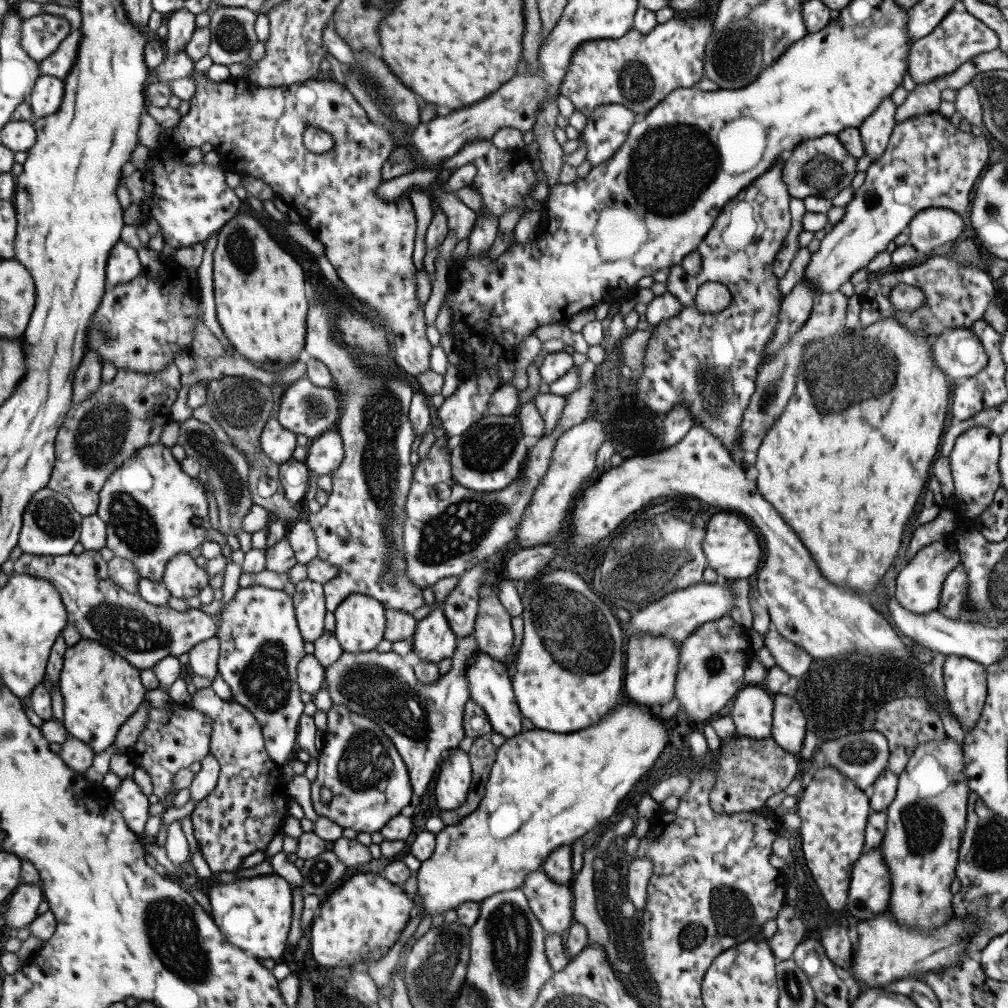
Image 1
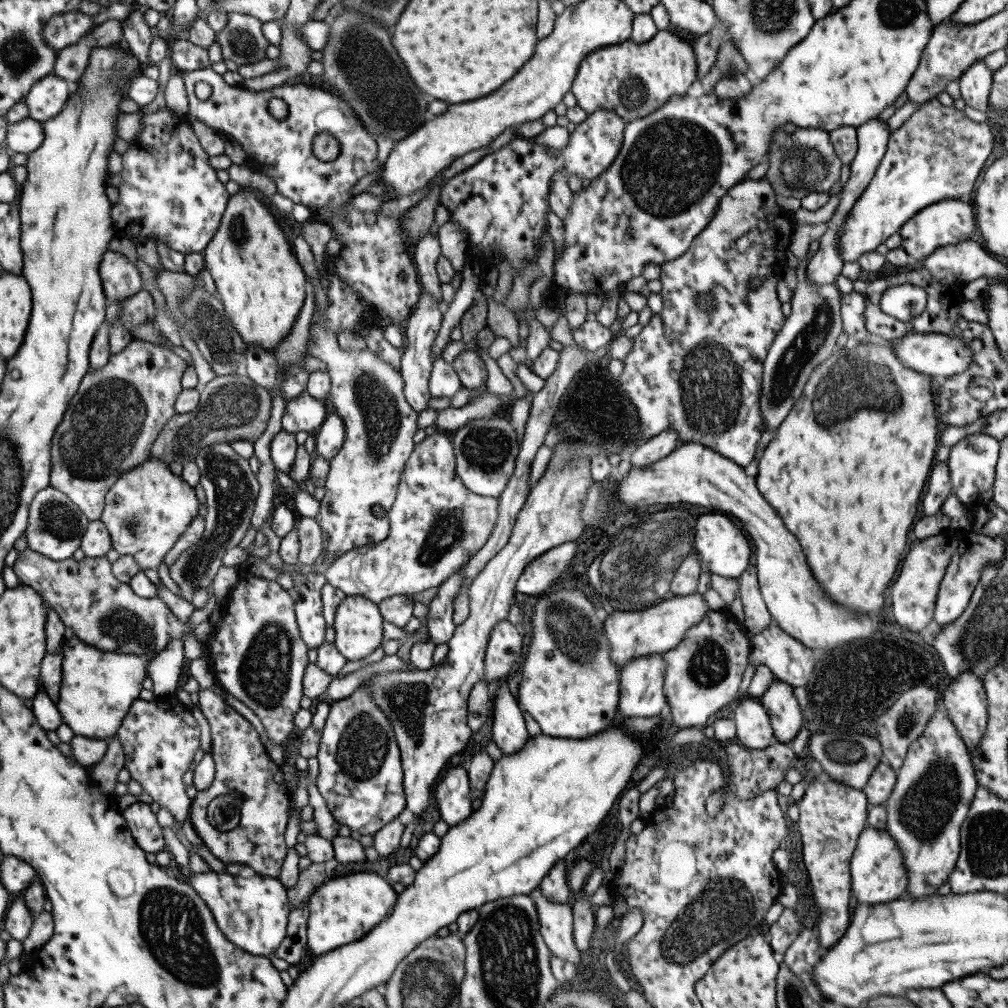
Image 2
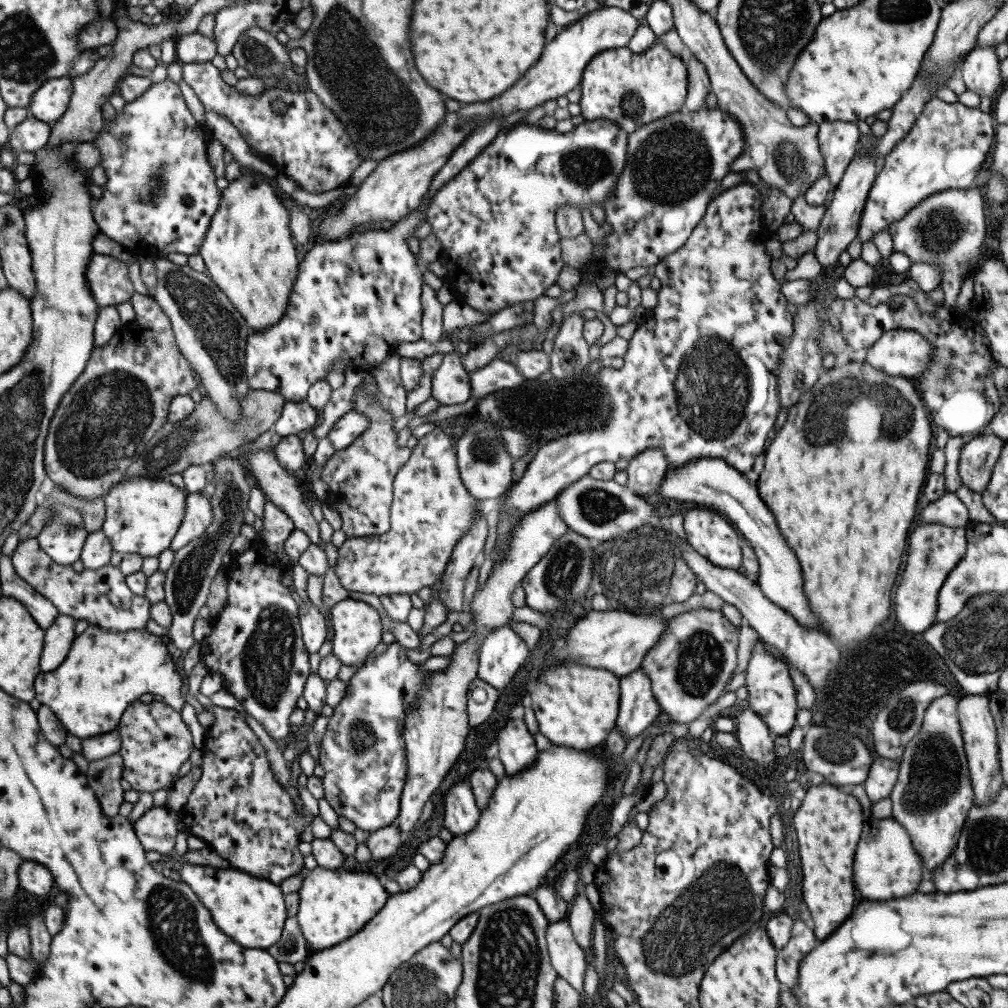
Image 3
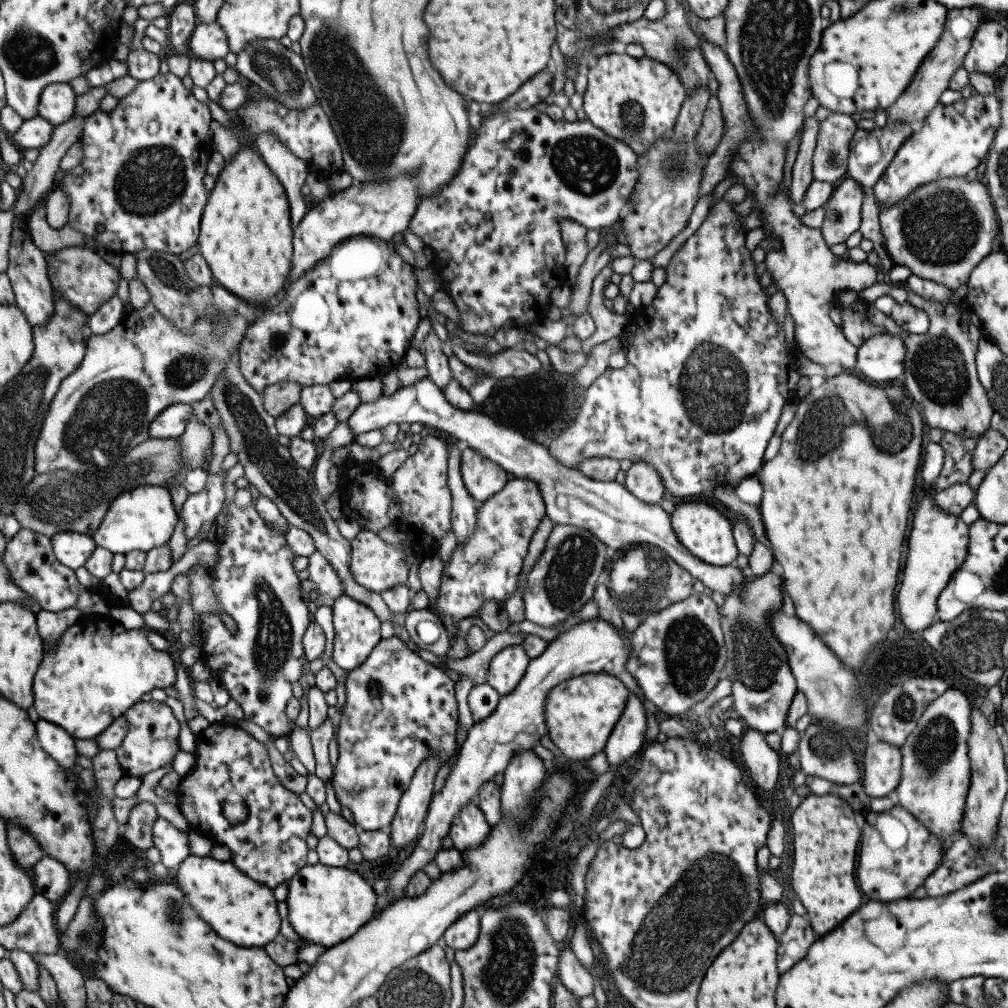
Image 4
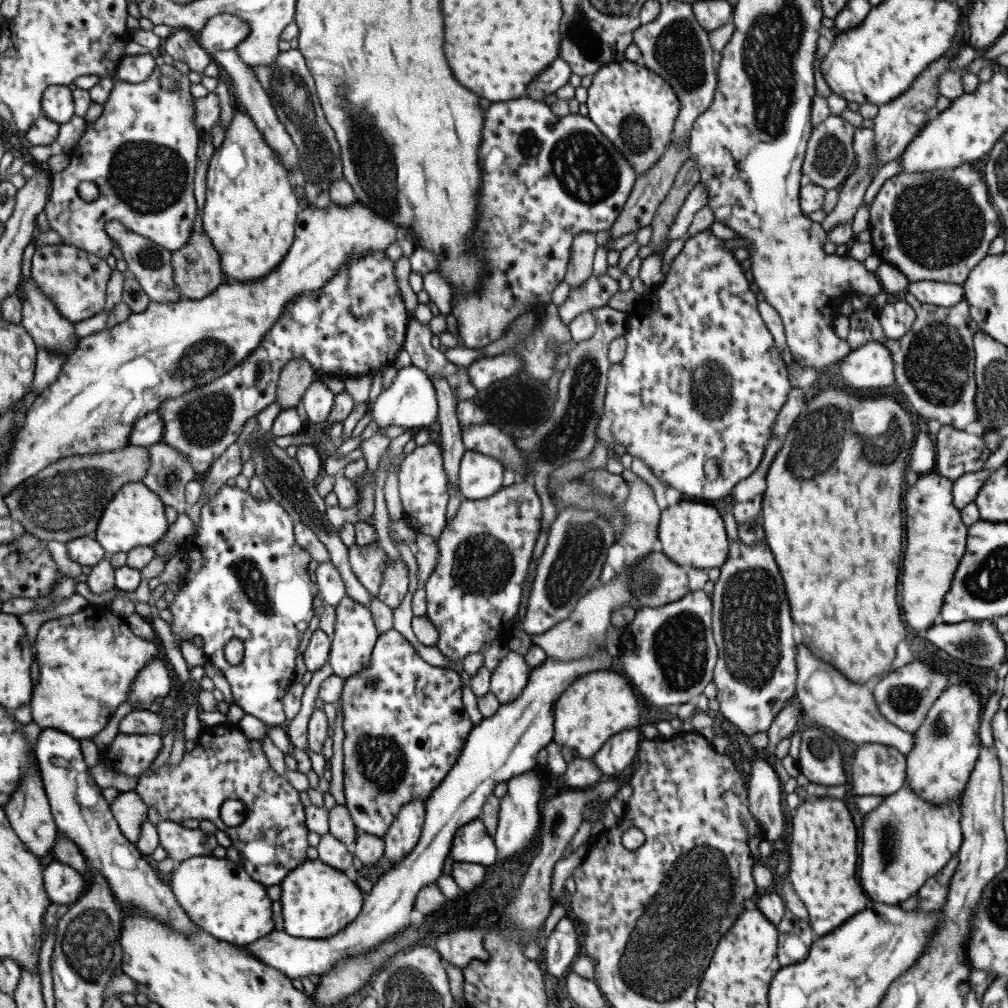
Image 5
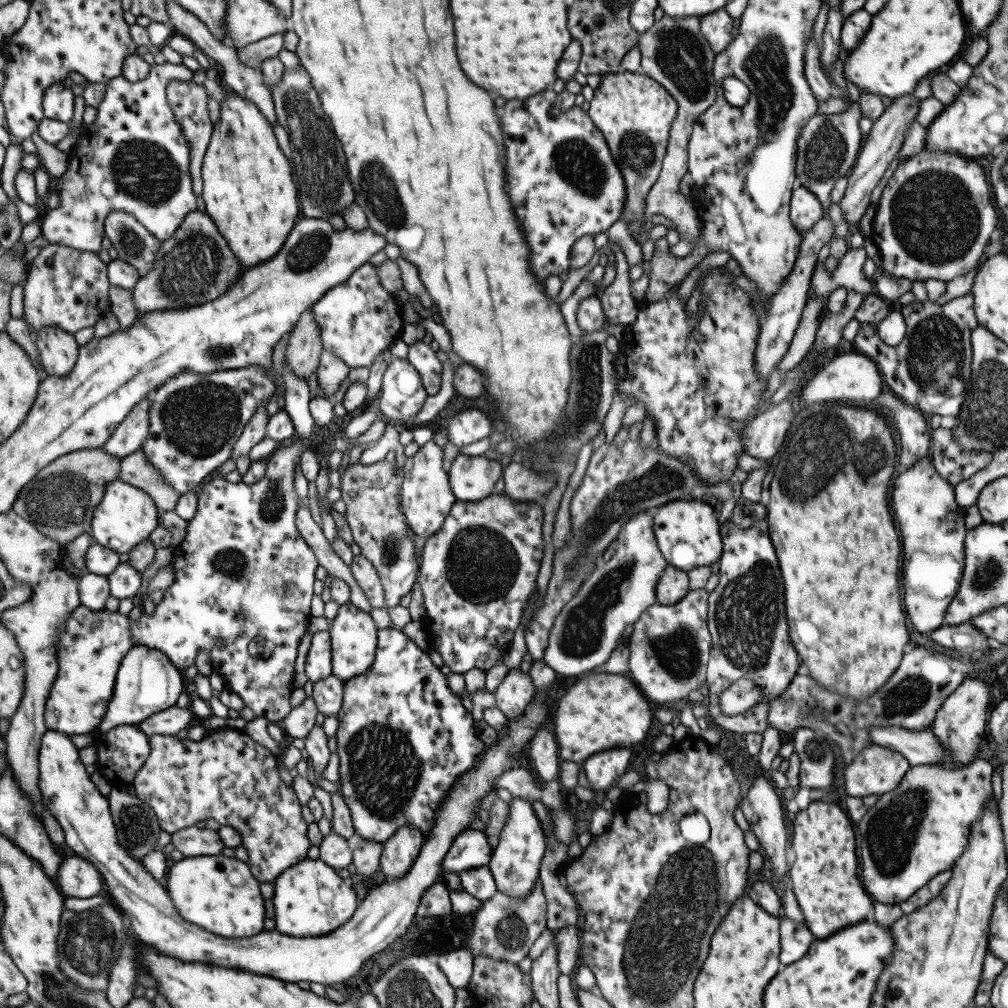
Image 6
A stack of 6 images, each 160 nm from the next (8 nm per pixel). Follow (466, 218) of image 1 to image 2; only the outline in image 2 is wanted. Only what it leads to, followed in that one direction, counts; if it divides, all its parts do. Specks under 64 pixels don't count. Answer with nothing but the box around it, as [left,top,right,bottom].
[437,220,468,272]

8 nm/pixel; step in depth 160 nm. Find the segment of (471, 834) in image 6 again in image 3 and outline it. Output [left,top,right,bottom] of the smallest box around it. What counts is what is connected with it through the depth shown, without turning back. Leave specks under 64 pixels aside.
[443,782,479,835]

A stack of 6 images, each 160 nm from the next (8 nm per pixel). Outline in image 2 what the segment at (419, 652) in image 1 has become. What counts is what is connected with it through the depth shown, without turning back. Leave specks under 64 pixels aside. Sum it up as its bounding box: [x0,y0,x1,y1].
[425,568,462,645]

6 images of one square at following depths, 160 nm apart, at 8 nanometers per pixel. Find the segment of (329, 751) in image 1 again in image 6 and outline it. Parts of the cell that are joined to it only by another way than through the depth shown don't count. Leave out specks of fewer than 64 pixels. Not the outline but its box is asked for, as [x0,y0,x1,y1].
[335,626,487,843]

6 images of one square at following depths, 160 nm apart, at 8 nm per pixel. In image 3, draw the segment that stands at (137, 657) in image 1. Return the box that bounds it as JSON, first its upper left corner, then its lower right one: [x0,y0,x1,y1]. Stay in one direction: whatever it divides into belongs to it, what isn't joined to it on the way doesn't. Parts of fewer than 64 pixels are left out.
[10,538,151,632]

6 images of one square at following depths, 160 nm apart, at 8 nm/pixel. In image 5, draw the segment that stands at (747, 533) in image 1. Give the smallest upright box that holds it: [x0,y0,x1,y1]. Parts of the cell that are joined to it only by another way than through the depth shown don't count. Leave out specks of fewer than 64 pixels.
[656,500,729,568]

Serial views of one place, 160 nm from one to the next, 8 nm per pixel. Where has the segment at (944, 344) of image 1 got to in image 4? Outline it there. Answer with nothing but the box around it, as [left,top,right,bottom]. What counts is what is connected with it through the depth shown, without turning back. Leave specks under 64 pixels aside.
[855,333,906,382]

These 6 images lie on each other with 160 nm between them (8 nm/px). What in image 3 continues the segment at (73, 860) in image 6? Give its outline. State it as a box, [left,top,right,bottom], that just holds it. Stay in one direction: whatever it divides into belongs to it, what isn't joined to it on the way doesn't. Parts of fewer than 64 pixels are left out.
[17,860,53,896]

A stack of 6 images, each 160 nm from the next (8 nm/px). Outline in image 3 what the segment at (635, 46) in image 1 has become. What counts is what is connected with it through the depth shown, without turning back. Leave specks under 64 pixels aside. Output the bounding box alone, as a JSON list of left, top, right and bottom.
[580,42,686,132]

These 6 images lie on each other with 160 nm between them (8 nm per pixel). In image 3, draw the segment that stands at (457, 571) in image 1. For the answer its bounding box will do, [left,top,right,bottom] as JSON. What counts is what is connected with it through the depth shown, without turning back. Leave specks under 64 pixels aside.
[334,428,479,596]

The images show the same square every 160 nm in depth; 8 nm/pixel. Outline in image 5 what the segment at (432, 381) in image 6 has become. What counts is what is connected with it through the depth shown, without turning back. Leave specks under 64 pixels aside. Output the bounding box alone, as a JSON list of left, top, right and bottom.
[402,318,458,377]

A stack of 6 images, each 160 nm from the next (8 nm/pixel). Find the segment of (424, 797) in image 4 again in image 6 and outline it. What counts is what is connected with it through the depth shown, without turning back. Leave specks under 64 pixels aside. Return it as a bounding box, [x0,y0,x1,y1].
[378,826,424,881]

